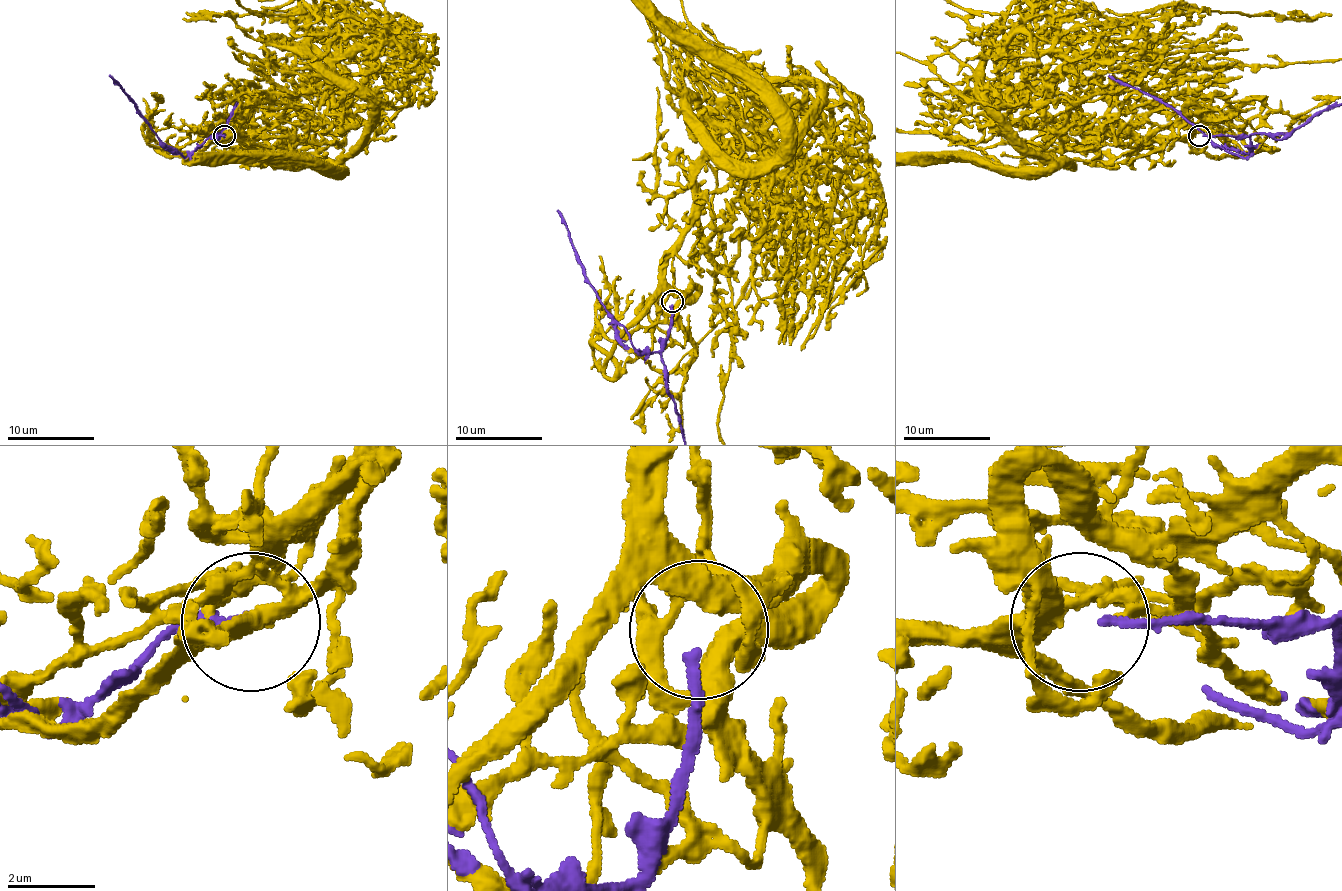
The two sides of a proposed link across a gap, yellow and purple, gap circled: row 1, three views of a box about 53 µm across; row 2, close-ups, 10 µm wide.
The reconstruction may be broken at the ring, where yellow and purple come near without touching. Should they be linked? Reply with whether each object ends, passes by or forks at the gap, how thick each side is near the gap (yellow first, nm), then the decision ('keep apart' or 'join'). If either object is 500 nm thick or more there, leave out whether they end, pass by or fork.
yellow passes by; purple ends there; 440 nm thick on the yellow side, 220 nm on the other; keep apart

